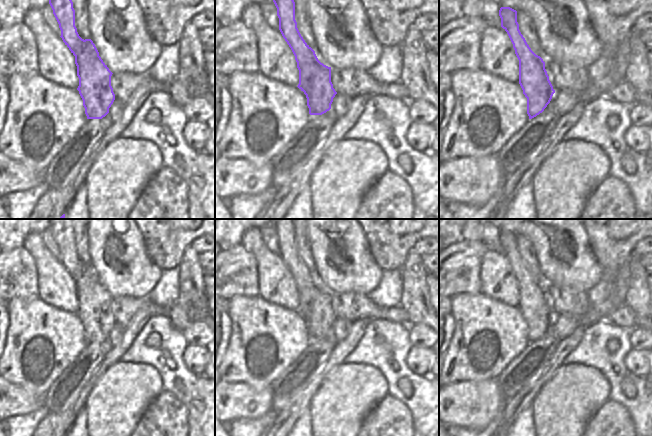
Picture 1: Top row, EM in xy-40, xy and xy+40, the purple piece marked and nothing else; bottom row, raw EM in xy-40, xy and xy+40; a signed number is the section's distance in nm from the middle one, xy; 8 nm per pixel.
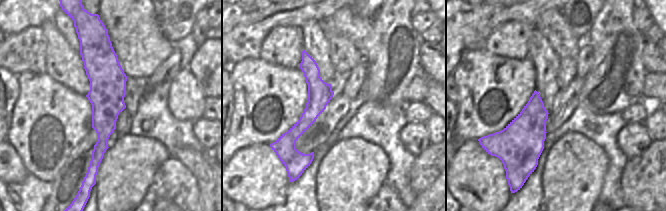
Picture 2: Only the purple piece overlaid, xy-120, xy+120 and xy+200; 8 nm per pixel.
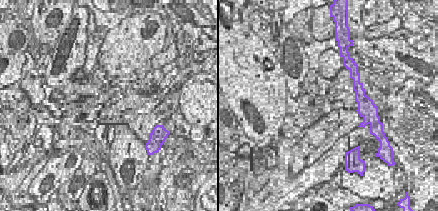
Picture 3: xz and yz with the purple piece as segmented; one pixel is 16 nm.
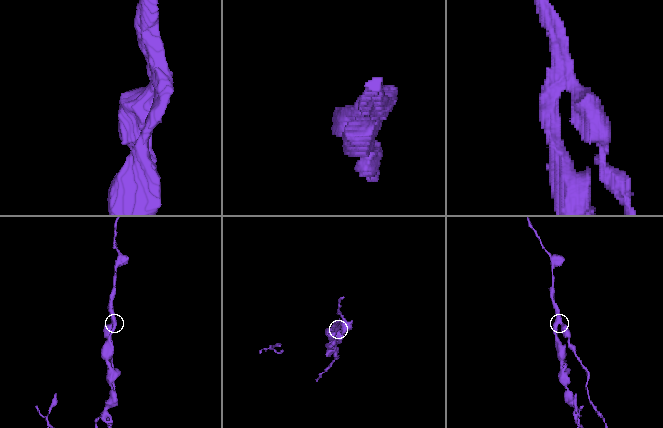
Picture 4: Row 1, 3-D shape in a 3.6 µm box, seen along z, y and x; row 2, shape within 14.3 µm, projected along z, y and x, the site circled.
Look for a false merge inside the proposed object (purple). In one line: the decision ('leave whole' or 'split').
split

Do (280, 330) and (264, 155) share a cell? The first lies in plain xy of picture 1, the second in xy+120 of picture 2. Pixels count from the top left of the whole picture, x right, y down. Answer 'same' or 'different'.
different

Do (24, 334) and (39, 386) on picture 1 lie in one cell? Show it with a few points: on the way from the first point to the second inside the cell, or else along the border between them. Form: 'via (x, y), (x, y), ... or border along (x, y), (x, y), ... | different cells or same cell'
via (22, 349), (19, 359), (21, 371), (25, 378) | same cell

